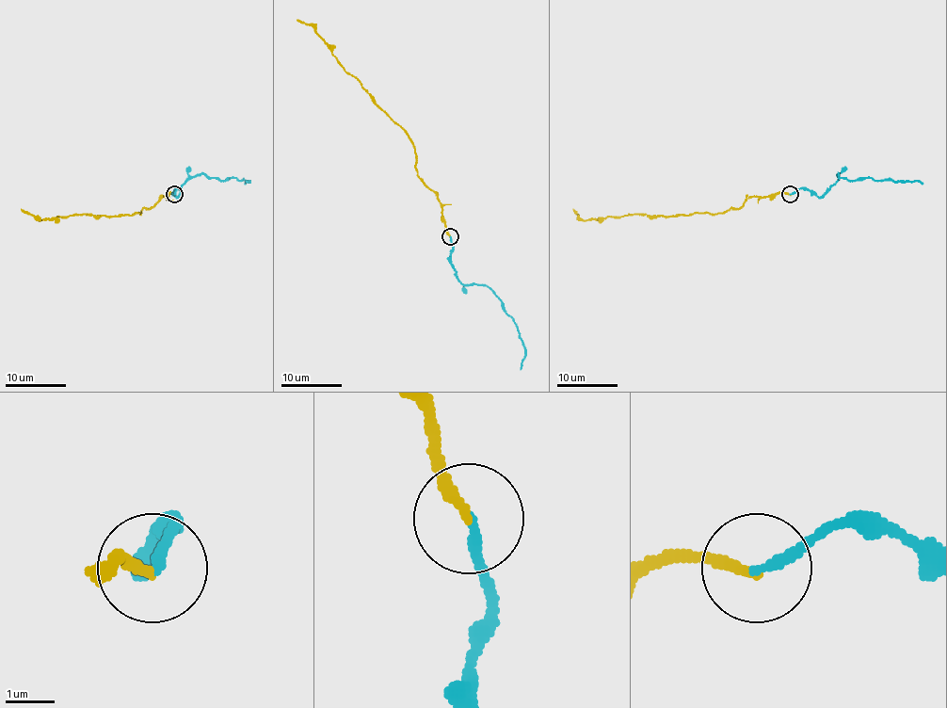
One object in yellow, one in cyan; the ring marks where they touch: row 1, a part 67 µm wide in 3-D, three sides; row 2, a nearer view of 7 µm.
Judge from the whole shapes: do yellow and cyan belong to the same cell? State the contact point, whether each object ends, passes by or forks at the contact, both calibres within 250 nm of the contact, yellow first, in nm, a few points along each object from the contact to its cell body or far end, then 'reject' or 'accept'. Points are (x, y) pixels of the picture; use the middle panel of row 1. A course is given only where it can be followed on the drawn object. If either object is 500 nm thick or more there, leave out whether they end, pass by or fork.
(450, 236) | yellow ends | cyan ends | 200/200 nm | yellow via (450, 235), (438, 197), (419, 177), (415, 148), (409, 136), (346, 71), (314, 29), (296, 20) | cyan via (450, 237), (450, 261), (457, 278), (465, 284), (482, 284), (510, 317), (524, 347), (524, 360), (520, 370) | accept

